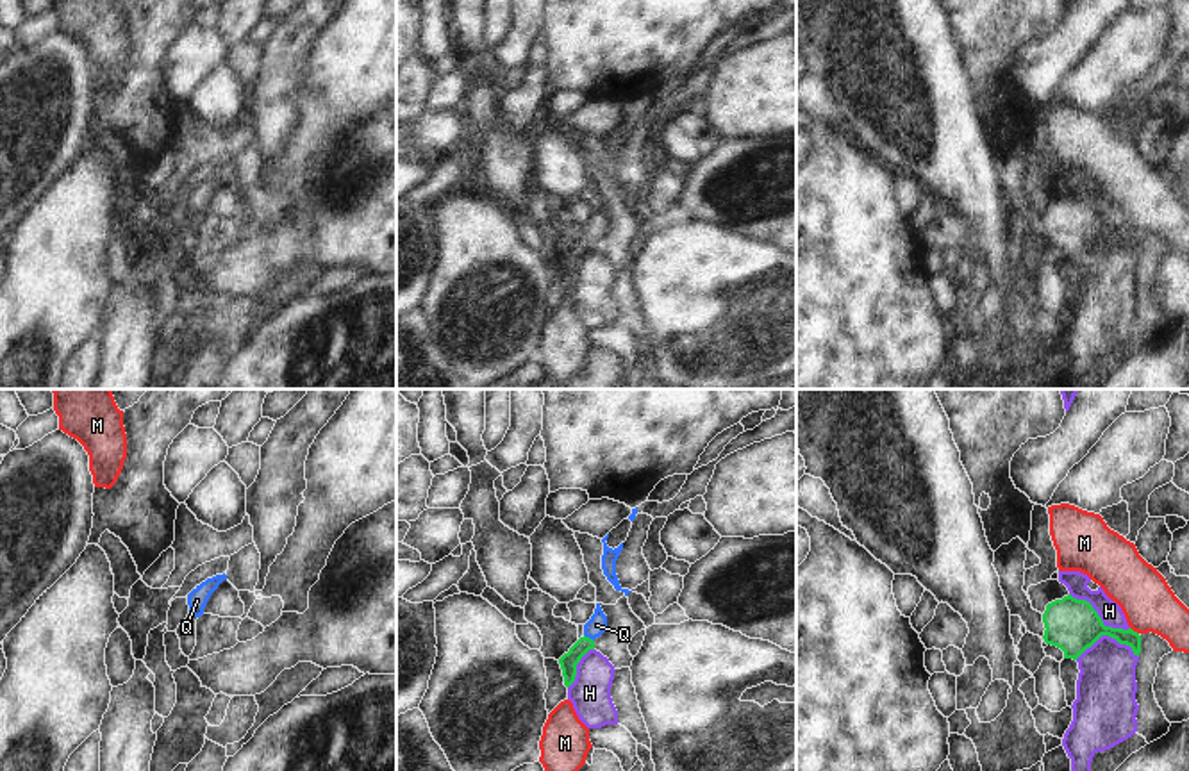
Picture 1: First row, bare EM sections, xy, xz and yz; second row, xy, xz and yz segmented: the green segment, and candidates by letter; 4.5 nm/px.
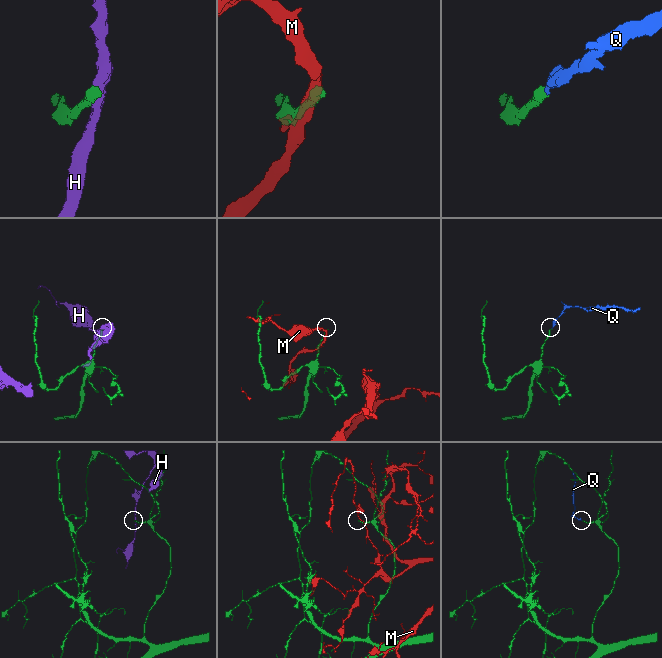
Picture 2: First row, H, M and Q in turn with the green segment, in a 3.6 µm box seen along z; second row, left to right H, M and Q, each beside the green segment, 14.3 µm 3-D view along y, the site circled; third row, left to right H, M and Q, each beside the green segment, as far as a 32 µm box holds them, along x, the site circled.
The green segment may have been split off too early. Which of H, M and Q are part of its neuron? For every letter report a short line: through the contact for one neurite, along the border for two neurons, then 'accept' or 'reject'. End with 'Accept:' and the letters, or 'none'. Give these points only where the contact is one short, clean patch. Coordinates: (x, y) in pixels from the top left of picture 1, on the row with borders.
H: reject
M: reject
Q: line xz (568, 663), (588, 638), (597, 625); accept
Accept: Q

